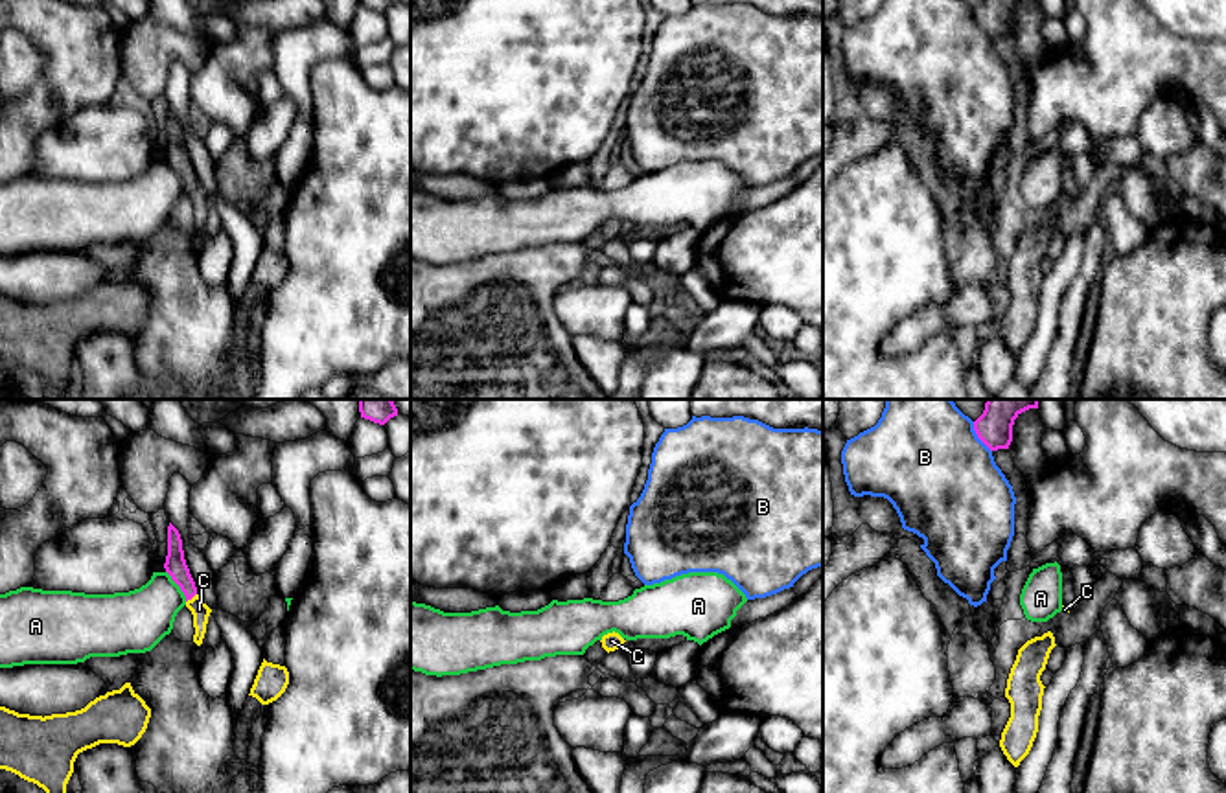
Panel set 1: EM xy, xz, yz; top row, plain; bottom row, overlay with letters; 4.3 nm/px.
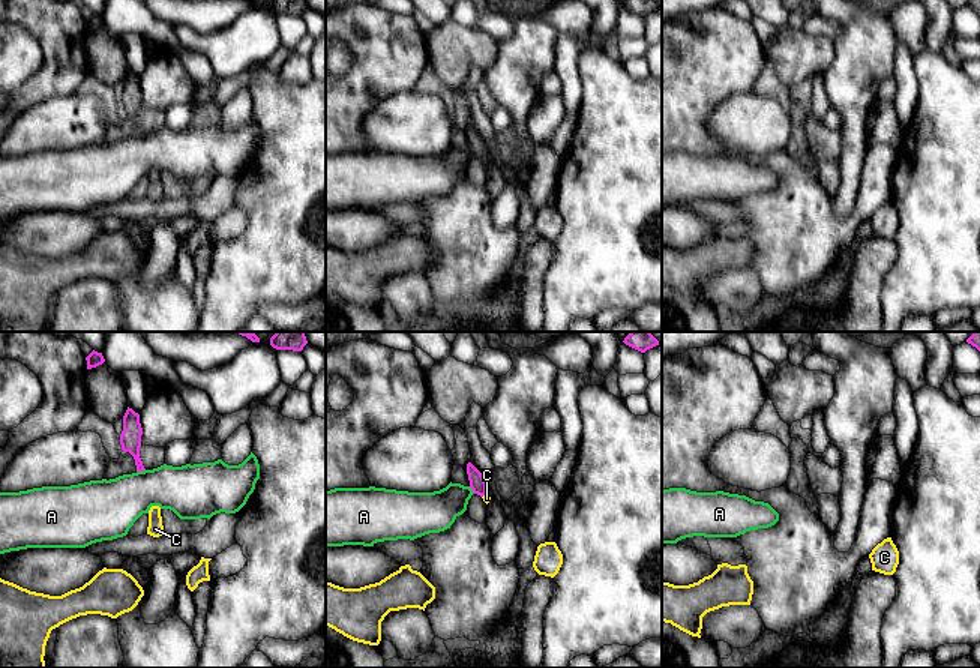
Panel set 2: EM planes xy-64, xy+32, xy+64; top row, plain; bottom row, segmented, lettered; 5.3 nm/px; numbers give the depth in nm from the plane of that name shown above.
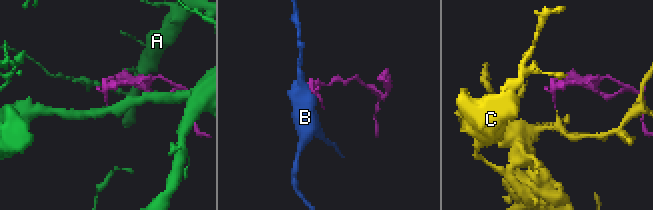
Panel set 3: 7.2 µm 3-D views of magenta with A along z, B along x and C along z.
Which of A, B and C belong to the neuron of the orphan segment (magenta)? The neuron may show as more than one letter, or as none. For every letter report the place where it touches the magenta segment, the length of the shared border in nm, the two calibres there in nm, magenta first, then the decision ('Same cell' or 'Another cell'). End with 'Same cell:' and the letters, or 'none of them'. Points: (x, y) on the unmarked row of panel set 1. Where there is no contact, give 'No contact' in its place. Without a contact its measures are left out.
A: Touches magenta at xy (177, 172). Shared border 160 nm. Thickness 100 nm (magenta) against 280 nm. Another cell
B: Touches magenta at yz (978, 24). Shared border 160 nm. Thickness 160 nm (magenta) against 480 nm. Another cell
C: Touches magenta at xy (190, 186). Shared border 60 nm. Thickness 100 nm (magenta) against 80 nm. Same cell
Same cell: C

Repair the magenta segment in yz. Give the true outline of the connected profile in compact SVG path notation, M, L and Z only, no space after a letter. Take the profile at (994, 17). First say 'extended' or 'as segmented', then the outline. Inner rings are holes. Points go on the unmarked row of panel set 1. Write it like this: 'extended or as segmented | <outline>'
as segmented | M983 0L974 9L977 26L990 37L1009 37L1012 29L1012 13L1022 0Z

